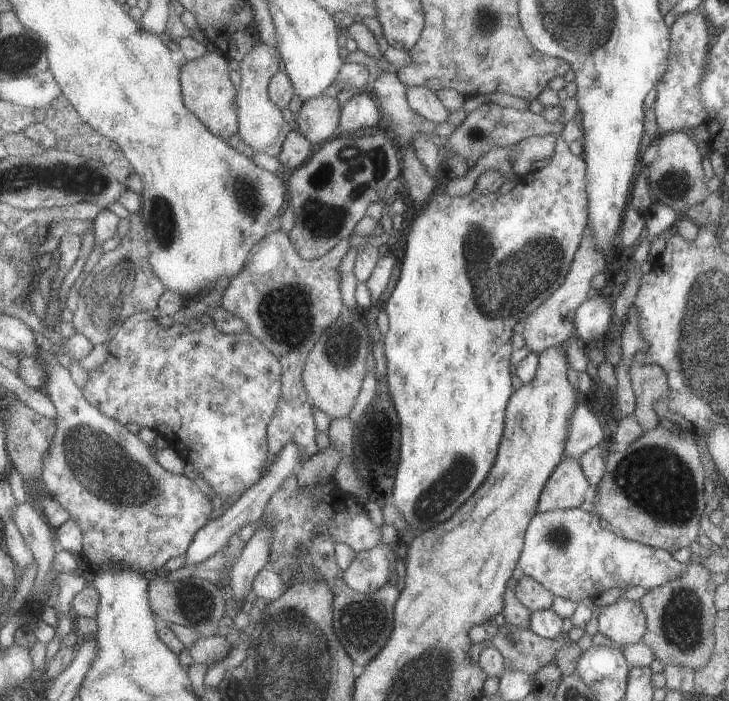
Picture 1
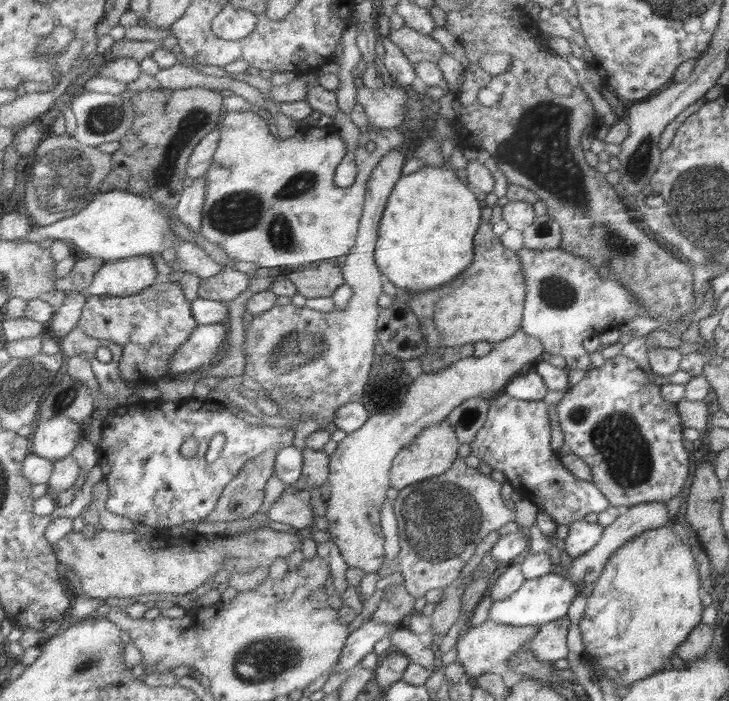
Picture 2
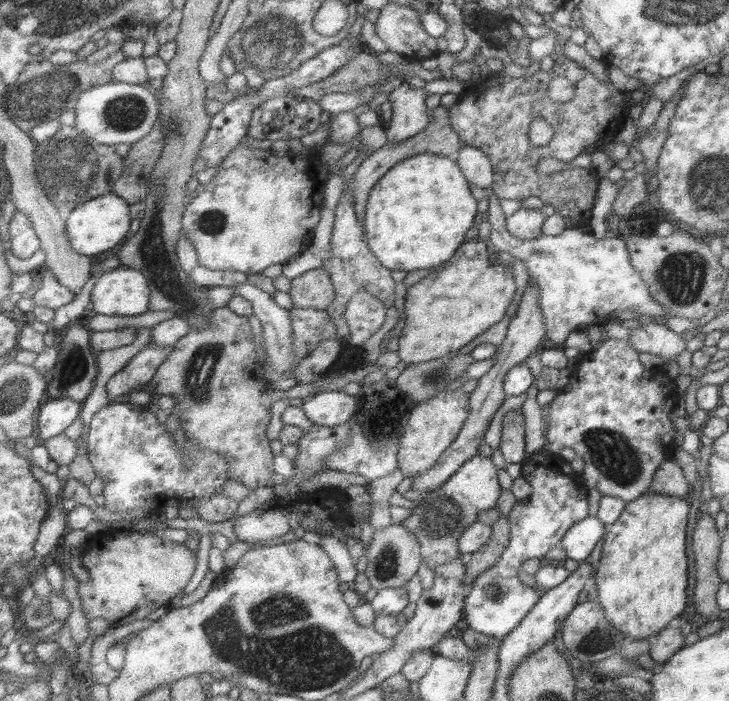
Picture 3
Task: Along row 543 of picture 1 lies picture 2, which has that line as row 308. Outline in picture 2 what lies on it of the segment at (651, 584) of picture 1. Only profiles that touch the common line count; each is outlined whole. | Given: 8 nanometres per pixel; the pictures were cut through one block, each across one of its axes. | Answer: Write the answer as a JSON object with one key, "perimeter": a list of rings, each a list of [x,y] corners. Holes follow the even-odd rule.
{"perimeter":[[[562,247],[533,251],[524,248],[519,254],[525,264],[529,285],[523,329],[542,341],[546,357],[562,356],[569,369],[588,371],[592,368],[590,353],[582,346],[586,338],[618,328],[635,316],[644,316],[638,298],[623,288],[613,275],[602,280],[594,264],[585,257],[574,256]]]}

